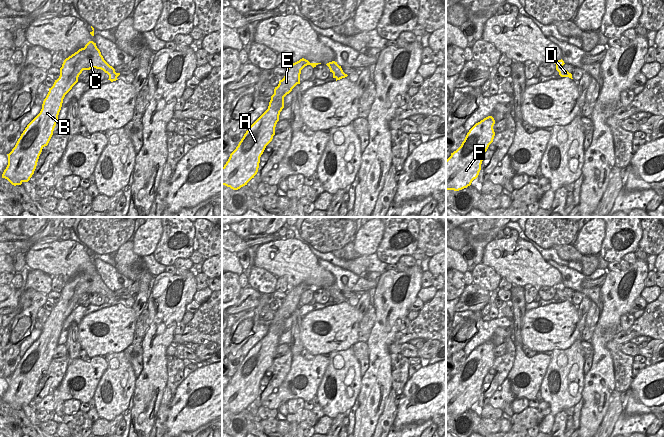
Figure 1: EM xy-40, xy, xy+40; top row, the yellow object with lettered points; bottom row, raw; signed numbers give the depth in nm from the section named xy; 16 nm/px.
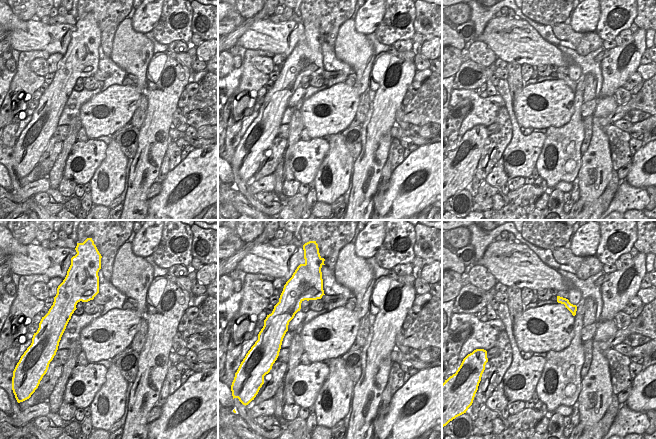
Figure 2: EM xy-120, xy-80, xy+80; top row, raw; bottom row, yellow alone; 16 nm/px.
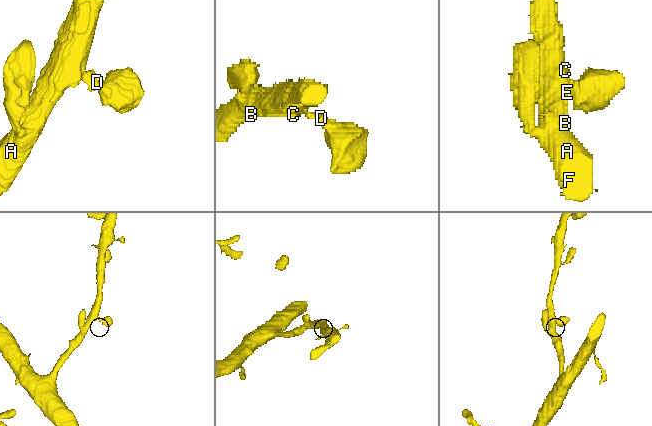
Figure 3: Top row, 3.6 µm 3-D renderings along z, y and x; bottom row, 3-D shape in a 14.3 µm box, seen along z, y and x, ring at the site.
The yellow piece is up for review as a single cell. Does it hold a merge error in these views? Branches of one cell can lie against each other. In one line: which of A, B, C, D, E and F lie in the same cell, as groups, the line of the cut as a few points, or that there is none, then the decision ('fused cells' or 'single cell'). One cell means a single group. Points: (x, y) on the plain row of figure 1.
A B C D E F | no cut | single cell

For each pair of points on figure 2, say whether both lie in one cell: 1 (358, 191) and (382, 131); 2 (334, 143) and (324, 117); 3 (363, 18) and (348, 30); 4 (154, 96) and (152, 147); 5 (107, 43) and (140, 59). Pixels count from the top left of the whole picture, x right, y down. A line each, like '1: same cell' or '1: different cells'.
1: same cell
2: different cells
3: different cells
4: same cell
5: different cells

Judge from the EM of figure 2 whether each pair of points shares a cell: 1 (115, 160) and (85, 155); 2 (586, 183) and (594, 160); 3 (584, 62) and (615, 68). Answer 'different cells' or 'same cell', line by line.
1: different cells
2: same cell
3: different cells

